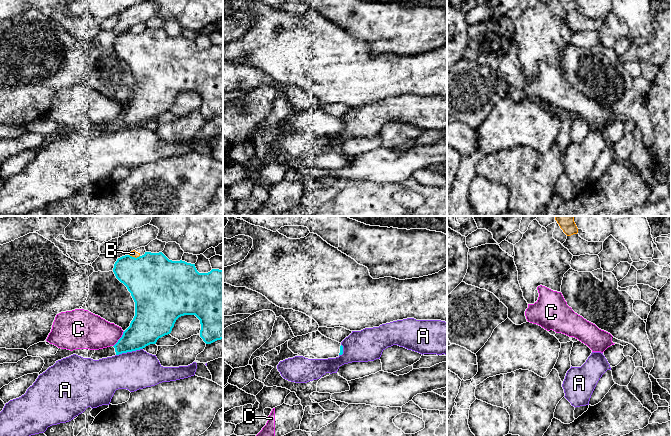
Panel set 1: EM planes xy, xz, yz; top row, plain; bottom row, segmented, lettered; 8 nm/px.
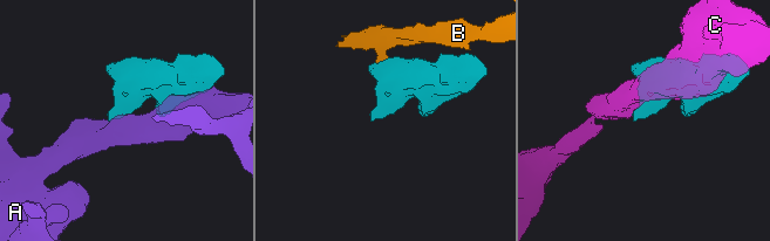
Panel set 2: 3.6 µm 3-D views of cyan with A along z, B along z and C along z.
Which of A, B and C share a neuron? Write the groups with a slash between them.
A / B / C

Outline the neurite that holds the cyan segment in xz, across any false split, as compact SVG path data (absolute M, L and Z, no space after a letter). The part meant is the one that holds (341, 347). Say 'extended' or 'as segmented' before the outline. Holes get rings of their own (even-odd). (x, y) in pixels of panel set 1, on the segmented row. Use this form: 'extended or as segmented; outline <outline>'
extended; outline M319 331L292 338L288 341L288 348L299 356L314 356L317 359L336 358L343 354L341 343Z

